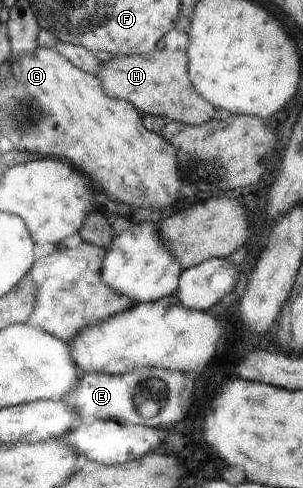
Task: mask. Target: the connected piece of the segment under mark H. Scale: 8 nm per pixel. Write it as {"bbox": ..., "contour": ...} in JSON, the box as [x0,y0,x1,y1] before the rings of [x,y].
{"bbox":[100,51,214,125],"contour":[[[156,51],[150,55],[116,55],[106,65],[106,69],[100,71],[100,81],[104,81],[102,87],[108,93],[112,93],[112,97],[132,101],[132,105],[136,105],[140,113],[152,113],[190,125],[202,125],[214,115],[212,105],[200,99],[200,95],[192,89],[186,75],[186,55],[182,51]]]}

